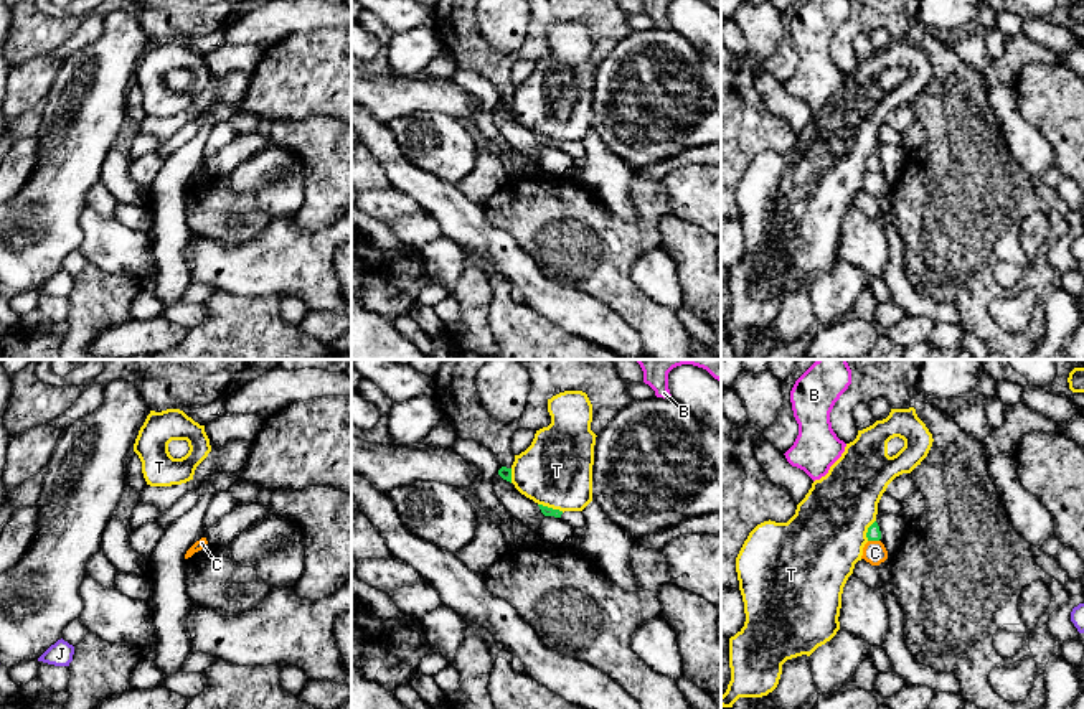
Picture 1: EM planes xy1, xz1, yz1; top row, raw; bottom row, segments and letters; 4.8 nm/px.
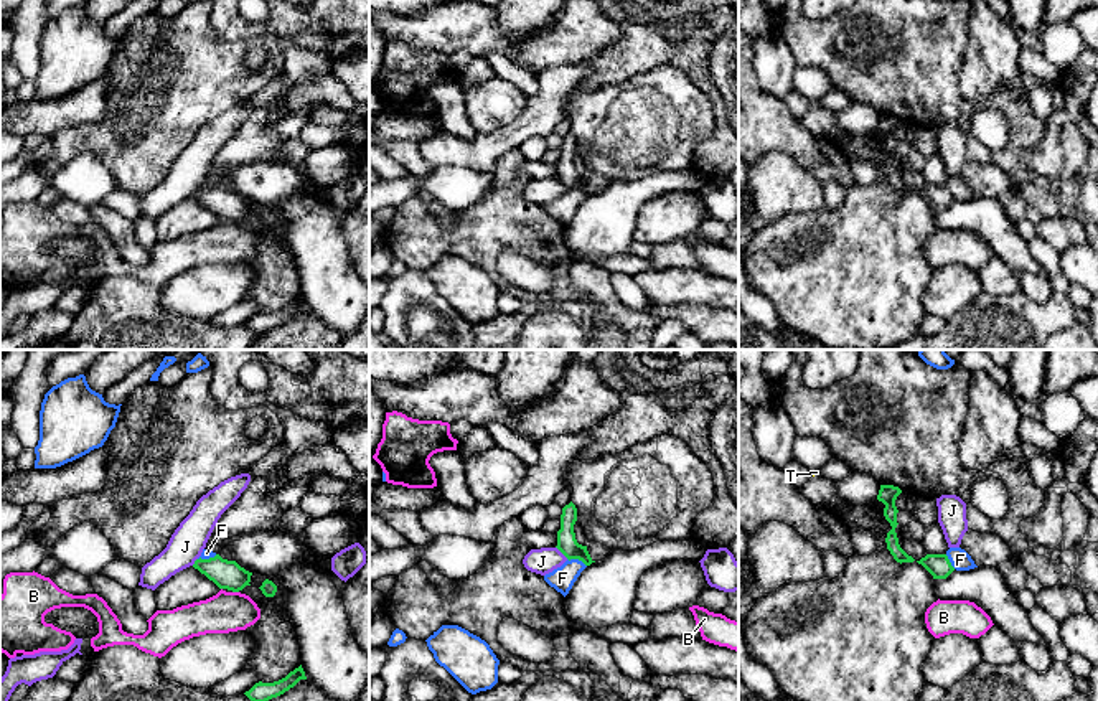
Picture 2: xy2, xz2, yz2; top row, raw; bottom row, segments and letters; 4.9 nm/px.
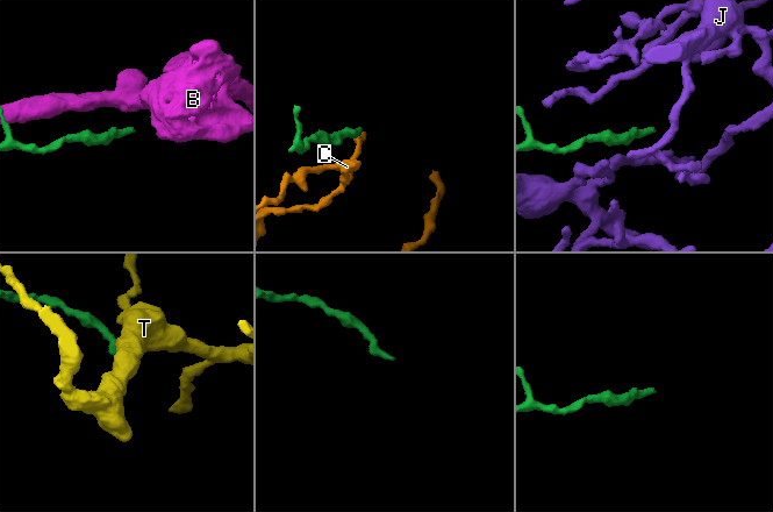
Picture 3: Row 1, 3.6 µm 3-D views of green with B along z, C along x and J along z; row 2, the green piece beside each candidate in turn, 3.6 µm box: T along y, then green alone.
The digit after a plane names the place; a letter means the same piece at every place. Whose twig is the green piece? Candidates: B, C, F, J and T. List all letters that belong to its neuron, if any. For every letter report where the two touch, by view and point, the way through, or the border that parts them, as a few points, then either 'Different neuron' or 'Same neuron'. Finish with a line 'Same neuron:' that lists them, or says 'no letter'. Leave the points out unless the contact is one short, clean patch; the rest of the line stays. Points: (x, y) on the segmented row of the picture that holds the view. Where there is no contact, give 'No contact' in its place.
B: Touches green at xy2 (236, 591). Boundary: xy2 (233, 591), (238, 592). Different neuron
C: Touches green at yz1 (873, 539). Different neuron
F: Touches green at xz2 (577, 558). Boundary: xz2 (567, 558), (579, 559), (586, 566). Different neuron
J: Touches green at xz2 (563, 553). Different neuron
T: Touches green at xz1 (551, 508). Boundary: xz1 (538, 503), (563, 511). Different neuron
Same neuron: no letter

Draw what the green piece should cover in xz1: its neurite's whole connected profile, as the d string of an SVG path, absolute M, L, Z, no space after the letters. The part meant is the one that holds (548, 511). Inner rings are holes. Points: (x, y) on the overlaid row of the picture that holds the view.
M538 505L538 506L544 516L554 516L554 518L561 518L563 521L566 521L574 529L574 534L569 538L568 546L571 549L582 551L581 542L582 542L582 531L586 526L586 518L582 511L564 511L563 513L559 509L553 509L543 505Z

